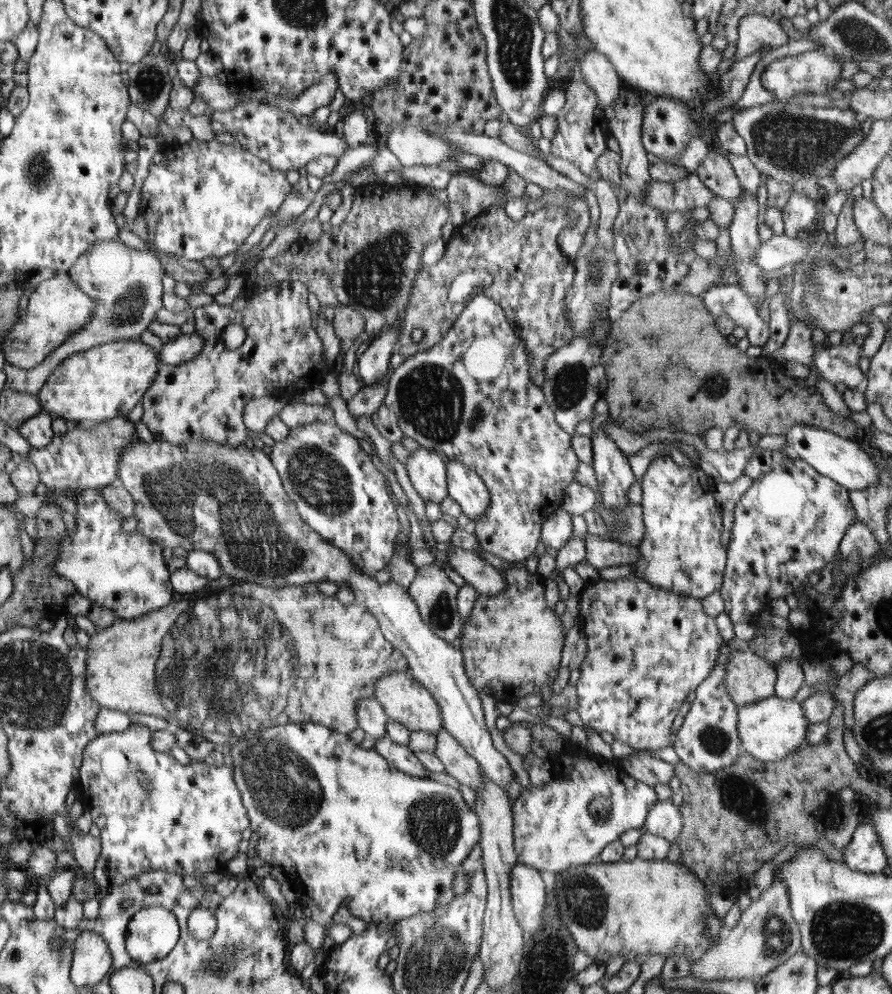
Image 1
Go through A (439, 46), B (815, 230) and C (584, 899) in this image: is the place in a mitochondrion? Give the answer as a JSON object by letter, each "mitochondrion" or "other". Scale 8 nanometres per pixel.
{"A":"other","B":"other","C":"mitochondrion"}

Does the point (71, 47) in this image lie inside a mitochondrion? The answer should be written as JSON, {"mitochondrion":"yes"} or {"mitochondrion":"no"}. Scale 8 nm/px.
{"mitochondrion":"no"}

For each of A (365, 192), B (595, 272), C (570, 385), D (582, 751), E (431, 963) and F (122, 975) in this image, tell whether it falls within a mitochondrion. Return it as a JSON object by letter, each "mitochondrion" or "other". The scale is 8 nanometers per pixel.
{"A":"other","B":"mitochondrion","C":"mitochondrion","D":"other","E":"mitochondrion","F":"other"}

